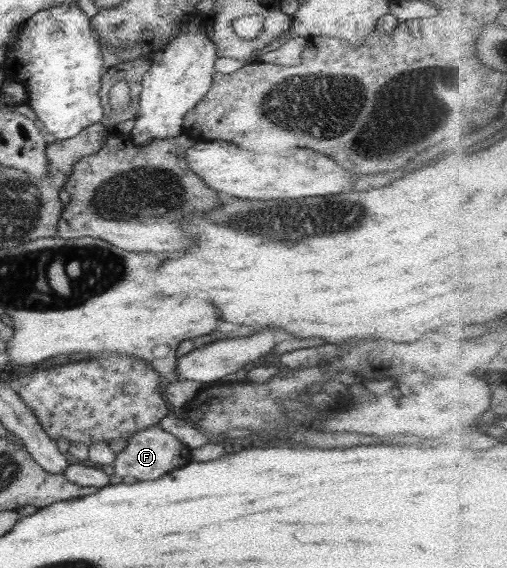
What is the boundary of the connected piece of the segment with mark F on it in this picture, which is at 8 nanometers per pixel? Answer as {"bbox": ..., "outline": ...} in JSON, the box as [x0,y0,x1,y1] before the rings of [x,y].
{"bbox":[112,424,191,481],"outline":[[[156,424],[145,427],[145,431],[137,431],[126,440],[125,447],[114,454],[112,469],[114,477],[133,477],[136,481],[153,481],[191,461],[190,449]]]}

